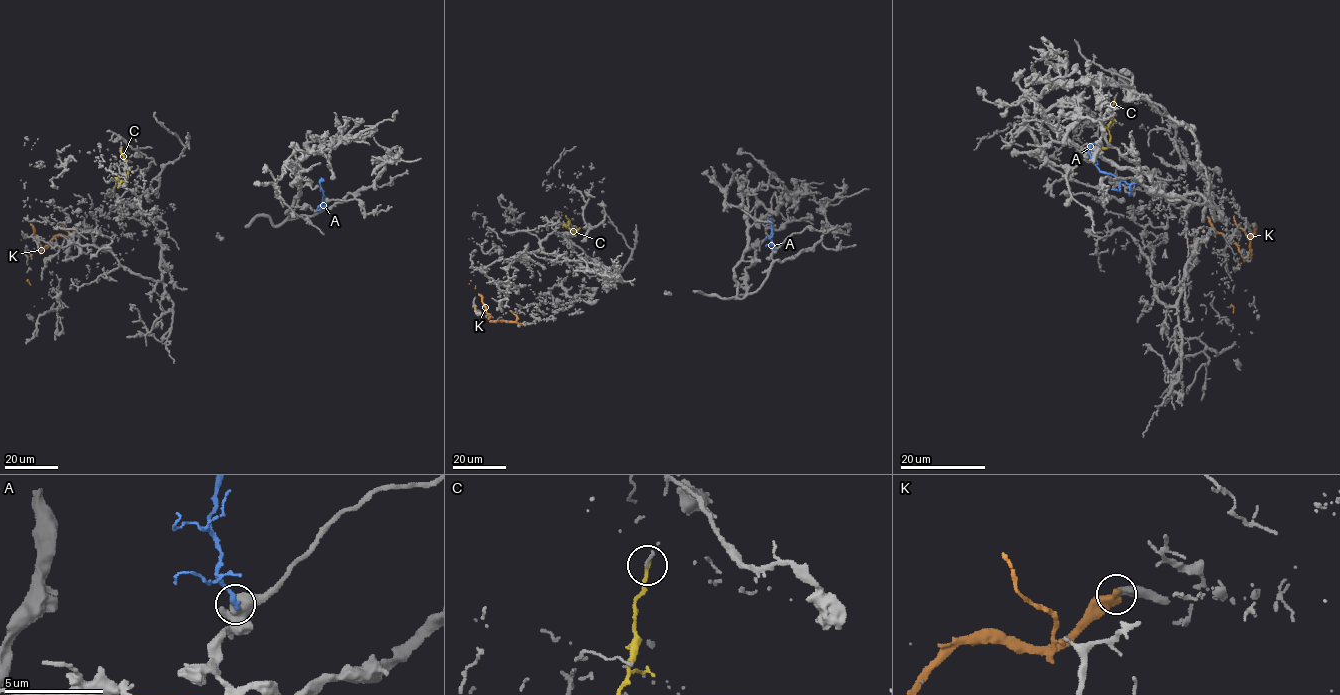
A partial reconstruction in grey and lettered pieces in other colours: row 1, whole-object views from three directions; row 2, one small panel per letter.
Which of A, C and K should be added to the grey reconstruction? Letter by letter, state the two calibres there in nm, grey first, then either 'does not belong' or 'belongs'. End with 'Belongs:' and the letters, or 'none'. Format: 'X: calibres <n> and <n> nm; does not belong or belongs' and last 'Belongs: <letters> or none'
A: calibres 600 and 200 nm; does not belong
C: calibres 140 and 240 nm; does not belong
K: calibres 400 and 550 nm; does not belong
Belongs: none

